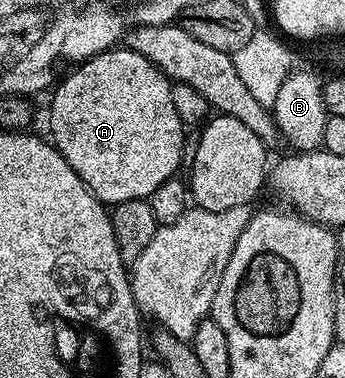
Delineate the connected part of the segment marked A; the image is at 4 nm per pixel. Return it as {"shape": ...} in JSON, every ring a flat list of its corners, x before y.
{"shape":[[125,45,93,55,89,59,76,64,72,70,73,72,62,83,60,80,51,91,53,100,49,103,50,133,48,132,48,134,51,136,53,146,65,158,67,165,71,165,71,169,75,169,75,173,79,173,79,177,85,182,87,189,91,189,91,193,99,202,106,205,116,205,132,199,148,199,151,193,155,193,155,189,159,189,159,185,163,185,163,181,174,178,178,174,180,154,183,153,187,128,184,123,179,121,179,117,173,108,171,102,171,80,155,65,151,65,151,61,147,61,147,57,143,57,138,51,129,50,128,46]]}

